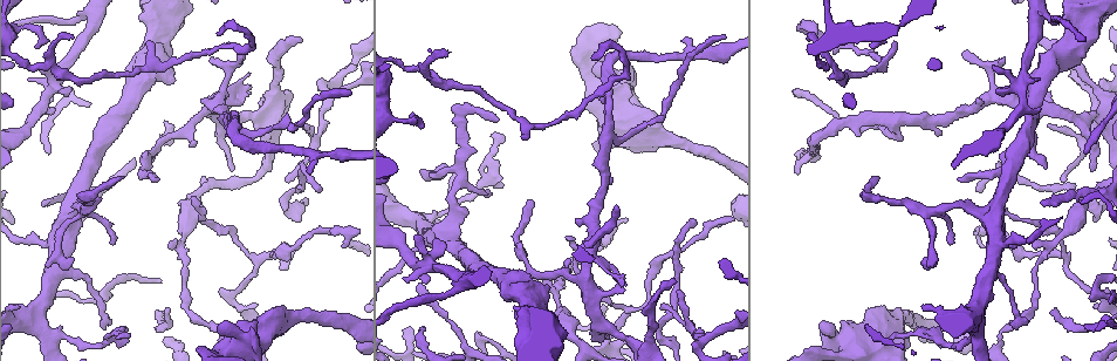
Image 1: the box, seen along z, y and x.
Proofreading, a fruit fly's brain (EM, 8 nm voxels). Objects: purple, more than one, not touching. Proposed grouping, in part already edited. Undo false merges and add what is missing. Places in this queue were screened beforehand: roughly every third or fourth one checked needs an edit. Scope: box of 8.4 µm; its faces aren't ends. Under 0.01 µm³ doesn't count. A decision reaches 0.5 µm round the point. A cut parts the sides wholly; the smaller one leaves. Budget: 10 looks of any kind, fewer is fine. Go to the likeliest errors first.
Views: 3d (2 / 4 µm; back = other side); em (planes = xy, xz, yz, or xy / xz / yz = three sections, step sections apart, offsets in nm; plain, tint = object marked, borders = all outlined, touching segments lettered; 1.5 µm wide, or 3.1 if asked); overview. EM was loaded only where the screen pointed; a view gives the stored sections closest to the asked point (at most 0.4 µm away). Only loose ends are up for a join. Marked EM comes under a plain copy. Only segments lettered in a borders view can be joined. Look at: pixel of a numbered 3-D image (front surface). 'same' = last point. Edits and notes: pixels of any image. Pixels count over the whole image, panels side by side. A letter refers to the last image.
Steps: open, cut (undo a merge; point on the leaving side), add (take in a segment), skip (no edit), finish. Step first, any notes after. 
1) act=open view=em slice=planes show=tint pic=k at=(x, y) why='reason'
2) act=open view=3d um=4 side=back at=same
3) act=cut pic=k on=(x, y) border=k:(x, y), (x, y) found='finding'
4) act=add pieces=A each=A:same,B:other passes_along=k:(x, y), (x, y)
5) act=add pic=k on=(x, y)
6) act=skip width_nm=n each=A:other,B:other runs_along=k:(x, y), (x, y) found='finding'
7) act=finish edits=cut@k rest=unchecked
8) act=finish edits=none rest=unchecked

act=open view=3d um=2 pic=1 at=(807, 40) why='thin end'

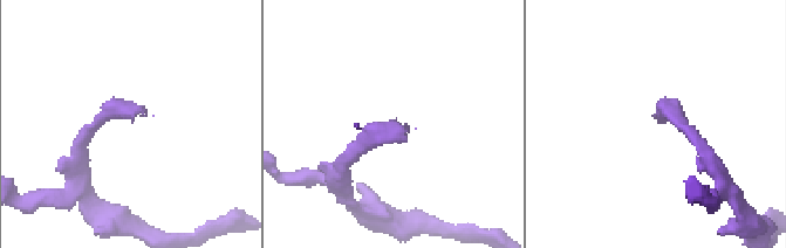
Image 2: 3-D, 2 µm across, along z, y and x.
act=open view=em slice=xy step=8 show=tint pic=2 at=(146, 114)

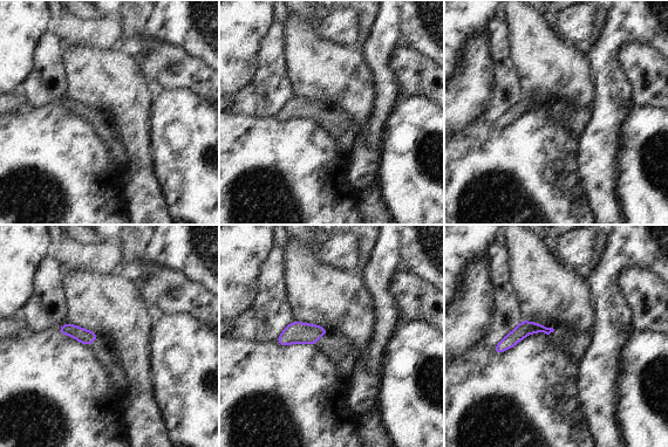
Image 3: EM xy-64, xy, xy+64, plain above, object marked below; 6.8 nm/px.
act=open view=em slice=planes show=borders at=same

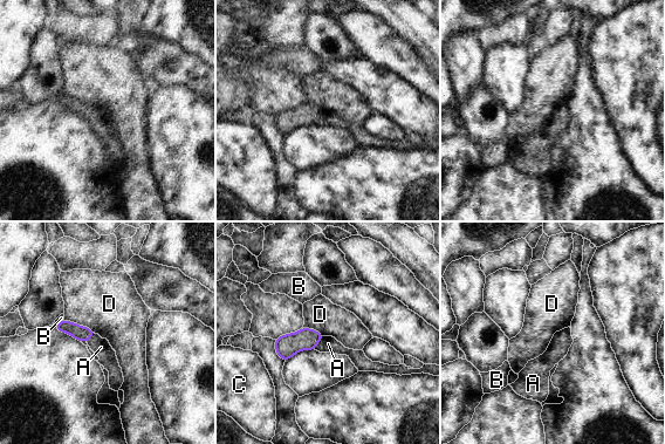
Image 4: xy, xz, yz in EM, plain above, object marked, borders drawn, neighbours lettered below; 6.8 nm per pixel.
act=add pieces=A each=A:same,B:other,C:other,D:other passes_along=4:(287, 346), (317, 342), (328, 343) found='it goes on there'

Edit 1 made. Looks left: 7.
act=open view=3d um=2 pic=1 at=(418, 282) why='thin end'

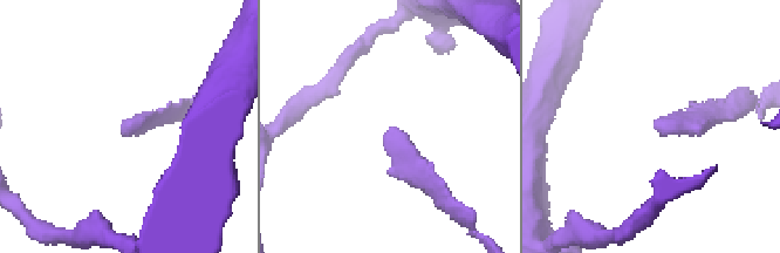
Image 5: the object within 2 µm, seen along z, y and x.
act=open view=em slice=planes show=borders pic=5 at=(127, 118)

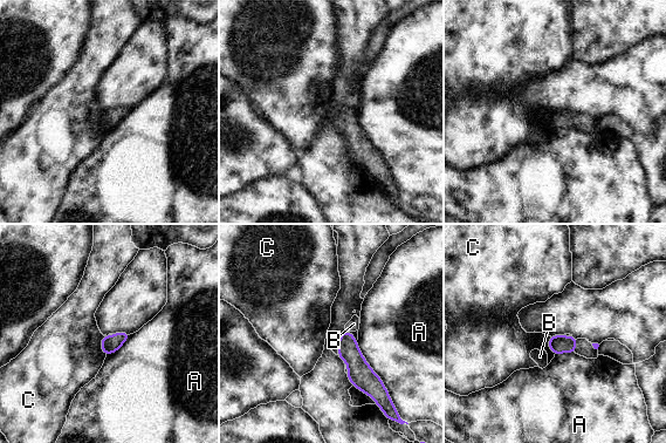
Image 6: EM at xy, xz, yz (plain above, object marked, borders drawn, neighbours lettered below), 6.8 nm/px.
act=skip each=A:other,B:other,C:other runs_along=6:(345, 334), (358, 372), (376, 390) found='none of them fits'

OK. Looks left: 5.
act=open view=em slice=planes show=borders pic=1 at=(469, 280) why='sudden change in width'

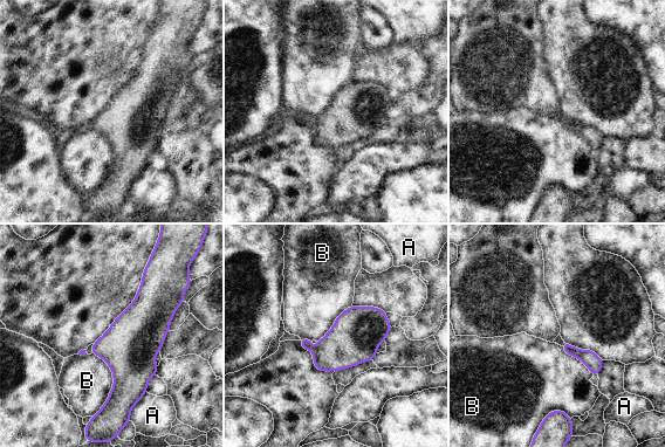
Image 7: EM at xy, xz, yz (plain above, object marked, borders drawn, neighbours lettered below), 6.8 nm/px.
act=skip each=A:other,B:other border=7:(93, 352), (112, 375), (98, 411) found='all the same cell'

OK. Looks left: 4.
act=open view=overview why='redraw'

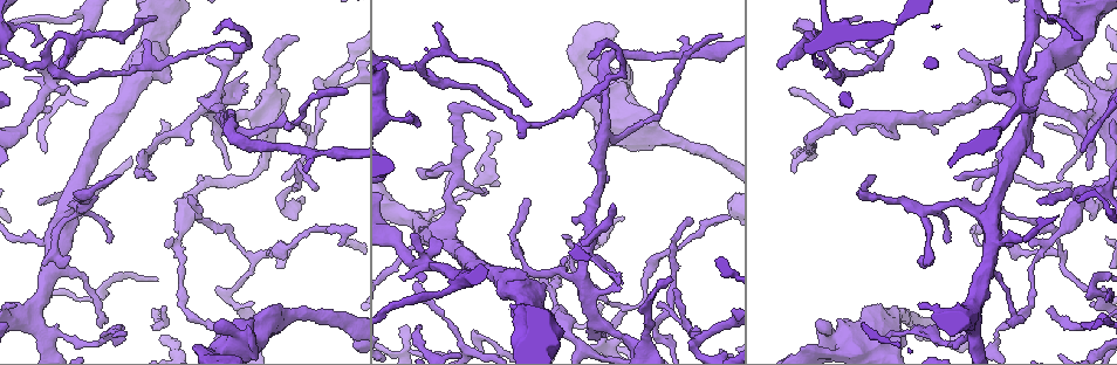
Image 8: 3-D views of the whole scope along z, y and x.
act=open view=em slice=xz step=4 show=borders pic=8 at=(527, 104) why='an open end'

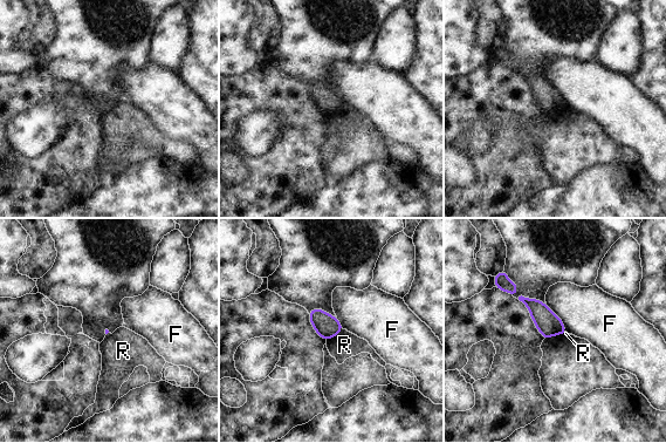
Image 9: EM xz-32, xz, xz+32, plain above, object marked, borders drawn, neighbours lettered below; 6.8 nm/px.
act=open view=em slice=planes show=borders at=same why='cut it another way'

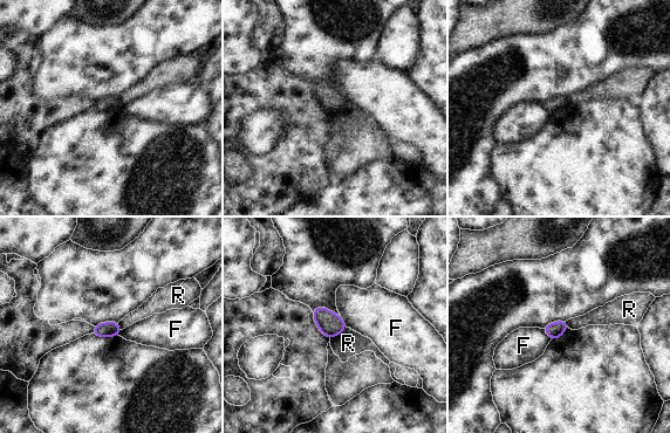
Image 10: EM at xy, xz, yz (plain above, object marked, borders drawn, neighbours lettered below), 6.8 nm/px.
act=skip each=F:other,R:other border=10:(346, 327), (330, 338) found='none of them fits'

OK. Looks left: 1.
act=finish edits=add@4 rest=unchecked

